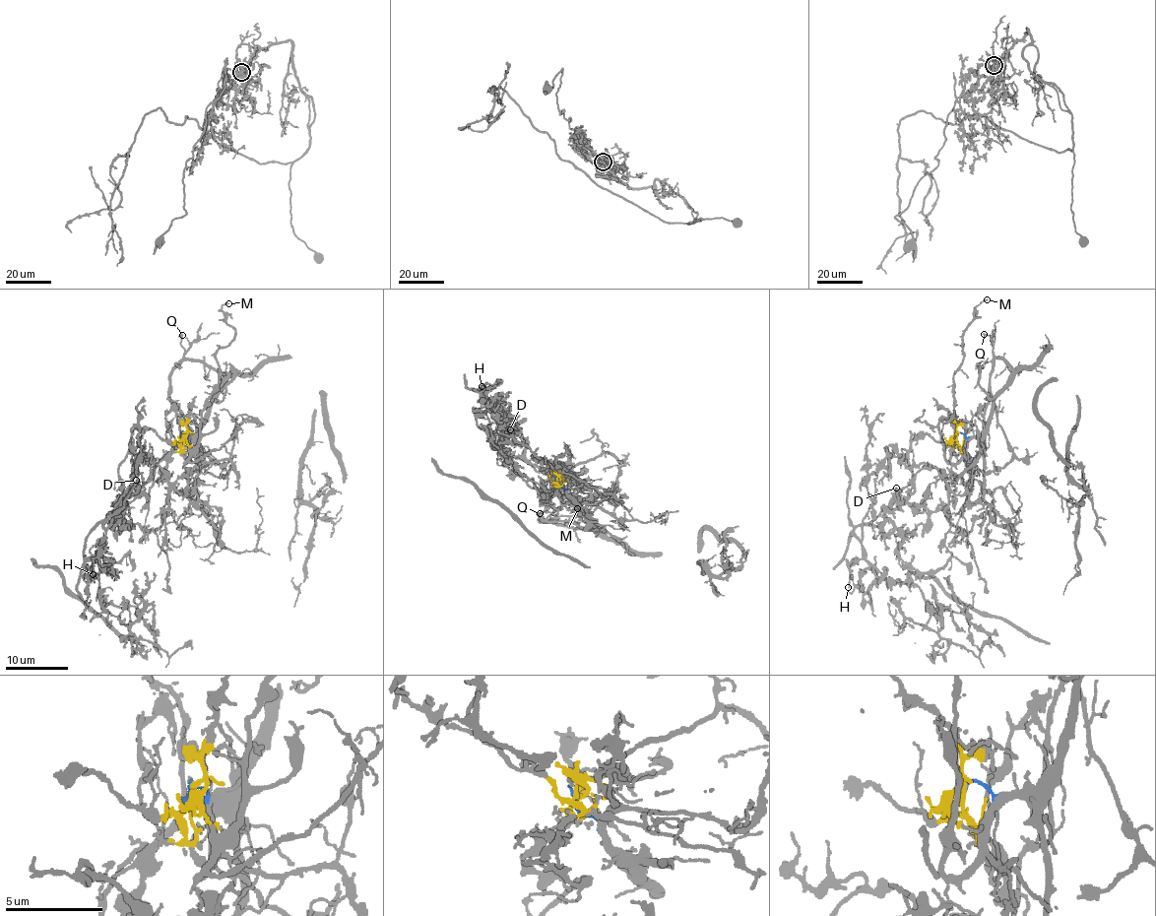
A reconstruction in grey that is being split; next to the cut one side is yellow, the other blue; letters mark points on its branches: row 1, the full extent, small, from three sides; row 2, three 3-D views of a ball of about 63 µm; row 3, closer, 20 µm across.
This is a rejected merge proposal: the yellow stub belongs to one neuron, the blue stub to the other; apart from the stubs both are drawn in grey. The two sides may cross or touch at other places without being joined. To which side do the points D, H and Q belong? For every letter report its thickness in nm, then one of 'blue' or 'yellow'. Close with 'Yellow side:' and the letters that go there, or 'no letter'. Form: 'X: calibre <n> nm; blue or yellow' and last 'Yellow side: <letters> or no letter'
D: calibre 180 nm; yellow
H: calibre 90 nm; yellow
Q: calibre 160 nm; blue
Yellow side: D, H

